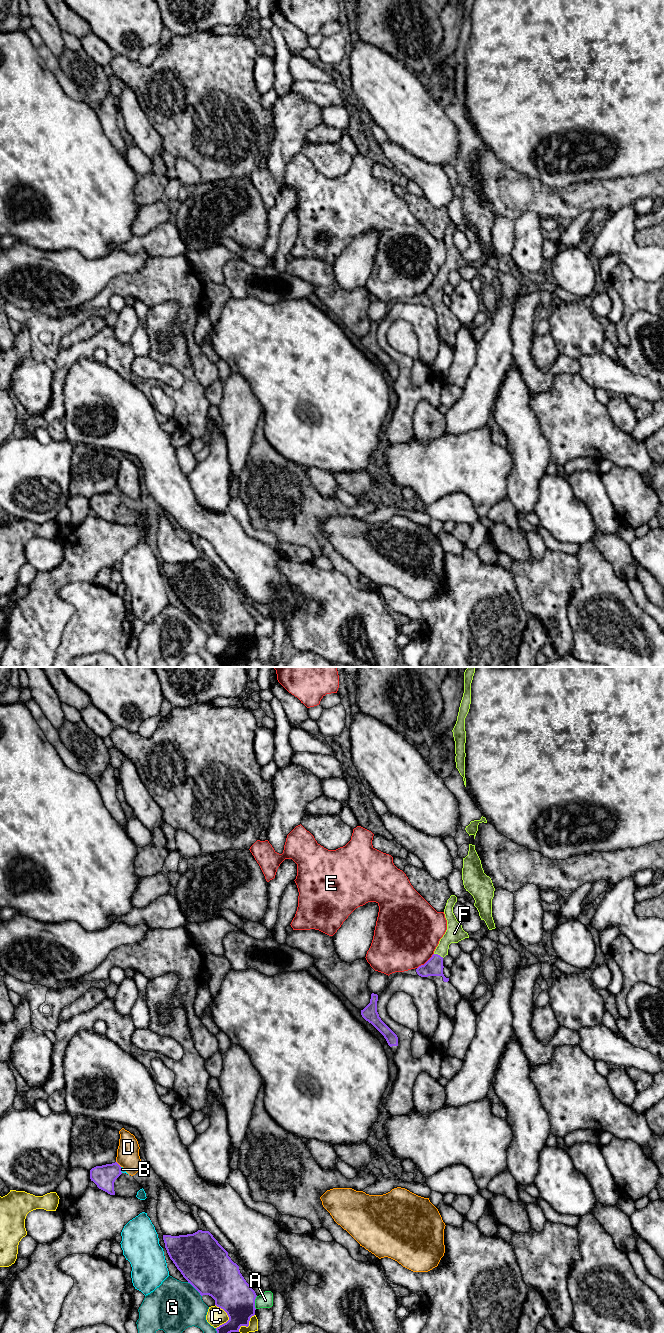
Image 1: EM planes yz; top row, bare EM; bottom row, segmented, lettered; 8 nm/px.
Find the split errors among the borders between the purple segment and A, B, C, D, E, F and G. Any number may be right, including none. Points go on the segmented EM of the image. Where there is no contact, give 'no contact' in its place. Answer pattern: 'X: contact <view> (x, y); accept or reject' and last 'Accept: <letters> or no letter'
A: contact yz (254, 1302); reject
B: contact yz (120, 1170); reject
C: contact yz (228, 1316); reject
D: contact yz (118, 1164); reject
E: contact yz (426, 962); reject
F: contact yz (439, 955); accept
G: contact yz (195, 1288); reject
Accept: F

